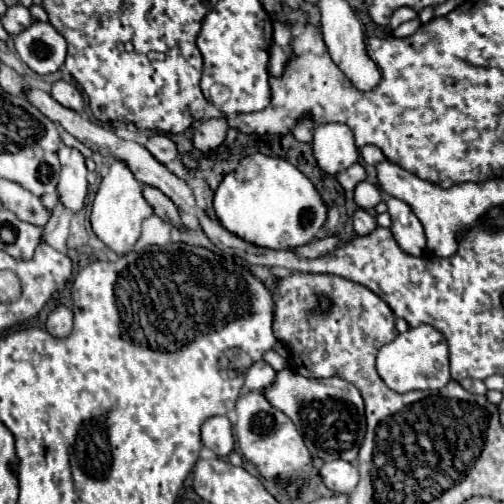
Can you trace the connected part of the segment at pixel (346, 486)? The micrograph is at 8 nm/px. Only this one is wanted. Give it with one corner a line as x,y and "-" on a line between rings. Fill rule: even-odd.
345,460
325,462
323,468
319,470
319,474
323,476
323,482
331,492
347,492
349,494
359,482
357,468

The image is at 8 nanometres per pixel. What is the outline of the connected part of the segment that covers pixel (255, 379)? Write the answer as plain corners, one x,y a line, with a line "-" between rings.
255,362
245,374
245,390
263,390
275,378
275,370
267,362

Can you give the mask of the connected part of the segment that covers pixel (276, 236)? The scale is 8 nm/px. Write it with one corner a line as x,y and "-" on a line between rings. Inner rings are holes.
259,152
245,156
237,170
221,180
213,206
219,222
229,232
273,250
293,250
307,244
327,220
327,206
313,182
291,162

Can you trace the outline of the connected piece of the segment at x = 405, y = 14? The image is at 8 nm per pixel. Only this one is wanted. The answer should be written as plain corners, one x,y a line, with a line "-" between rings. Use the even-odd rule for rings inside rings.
397,8
393,12
393,16
391,16
391,24
389,26
395,30
399,24
403,24
407,20
413,20
413,18
417,18
417,12
415,10
411,10
411,8

